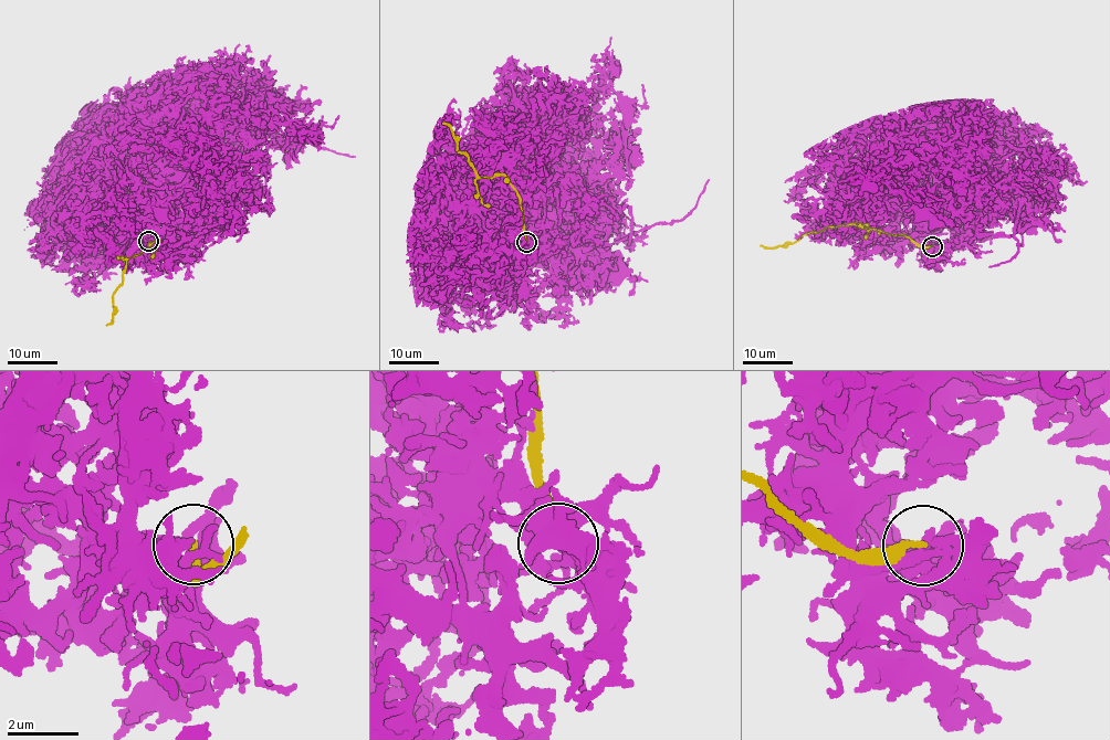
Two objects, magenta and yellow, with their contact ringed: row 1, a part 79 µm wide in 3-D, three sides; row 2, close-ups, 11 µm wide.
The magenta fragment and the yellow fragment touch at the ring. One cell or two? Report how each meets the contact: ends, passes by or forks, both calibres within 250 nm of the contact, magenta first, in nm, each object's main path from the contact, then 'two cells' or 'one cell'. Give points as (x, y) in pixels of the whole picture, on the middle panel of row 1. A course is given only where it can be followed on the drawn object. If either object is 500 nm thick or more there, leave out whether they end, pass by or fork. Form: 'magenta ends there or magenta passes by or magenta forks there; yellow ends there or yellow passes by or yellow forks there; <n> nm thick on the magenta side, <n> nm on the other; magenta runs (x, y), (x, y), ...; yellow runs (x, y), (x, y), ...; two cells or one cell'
magenta forks there; yellow ends there; 170 nm thick on the magenta side, 200 nm on the other; magenta runs (526, 242), (506, 219), (508, 202), (504, 192), (498, 190); yellow runs (526, 241), (521, 199), (511, 181), (477, 175), (443, 123); two cells

